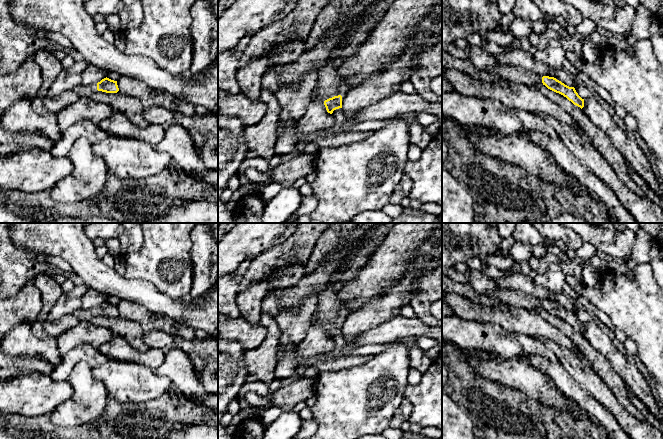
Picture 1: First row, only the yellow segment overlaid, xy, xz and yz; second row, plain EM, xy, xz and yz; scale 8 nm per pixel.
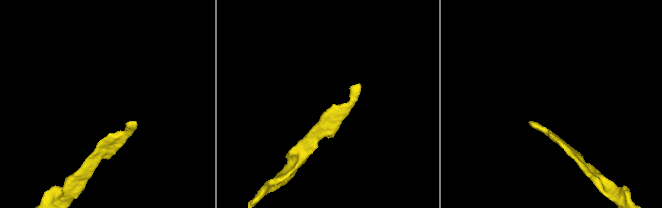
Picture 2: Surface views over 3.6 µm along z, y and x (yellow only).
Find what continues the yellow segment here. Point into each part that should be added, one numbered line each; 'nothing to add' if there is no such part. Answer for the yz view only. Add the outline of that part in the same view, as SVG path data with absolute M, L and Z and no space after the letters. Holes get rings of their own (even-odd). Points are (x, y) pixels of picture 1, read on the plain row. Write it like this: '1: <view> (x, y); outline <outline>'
1: yz (515, 298); outline M498 287L495 291L485 293L488 296L499 300L502 303L523 308L528 311L535 311L543 308L542 301L536 297L526 295L520 291Z

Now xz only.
1: xz (328, 307); outline M328 283L318 296L316 311L311 321L312 326L317 323L327 324L340 319L340 307L338 292Z

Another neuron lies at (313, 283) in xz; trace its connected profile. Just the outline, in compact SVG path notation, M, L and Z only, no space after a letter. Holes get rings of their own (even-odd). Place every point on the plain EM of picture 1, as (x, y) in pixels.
M361 223L352 229L346 239L346 244L339 250L331 253L311 273L305 274L293 288L272 290L263 300L262 313L277 317L283 311L296 313L299 304L308 295L319 296L320 292L328 284L330 276L341 259L345 258L352 246L356 244L365 233L377 223Z

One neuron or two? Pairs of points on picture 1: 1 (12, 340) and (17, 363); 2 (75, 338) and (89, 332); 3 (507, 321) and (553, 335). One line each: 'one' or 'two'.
1: two
2: one
3: one

